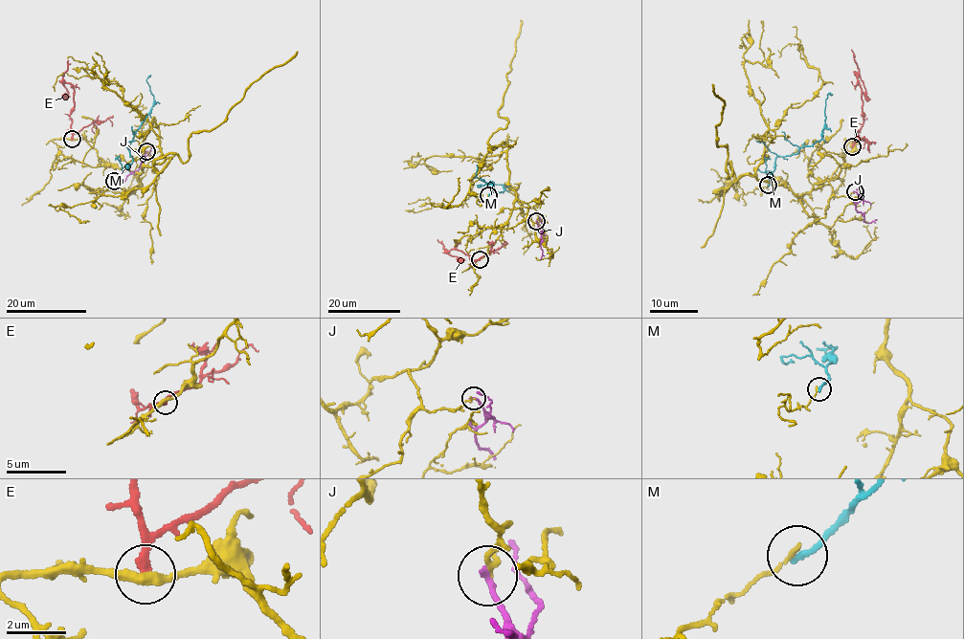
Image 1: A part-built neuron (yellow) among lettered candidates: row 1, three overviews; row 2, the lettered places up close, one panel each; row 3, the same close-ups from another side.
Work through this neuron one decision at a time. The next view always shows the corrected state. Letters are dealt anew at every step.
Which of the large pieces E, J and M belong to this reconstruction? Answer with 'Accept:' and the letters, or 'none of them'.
Accept: none of them

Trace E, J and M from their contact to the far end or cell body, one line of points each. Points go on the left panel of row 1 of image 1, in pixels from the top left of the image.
E: (72, 139), (70, 111), (74, 106), (73, 87), (62, 79), (68, 60)
J: (146, 151), (140, 167), (124, 181), (117, 178)
M: (114, 181), (132, 162), (128, 149), (154, 96), (147, 81), (148, 77)

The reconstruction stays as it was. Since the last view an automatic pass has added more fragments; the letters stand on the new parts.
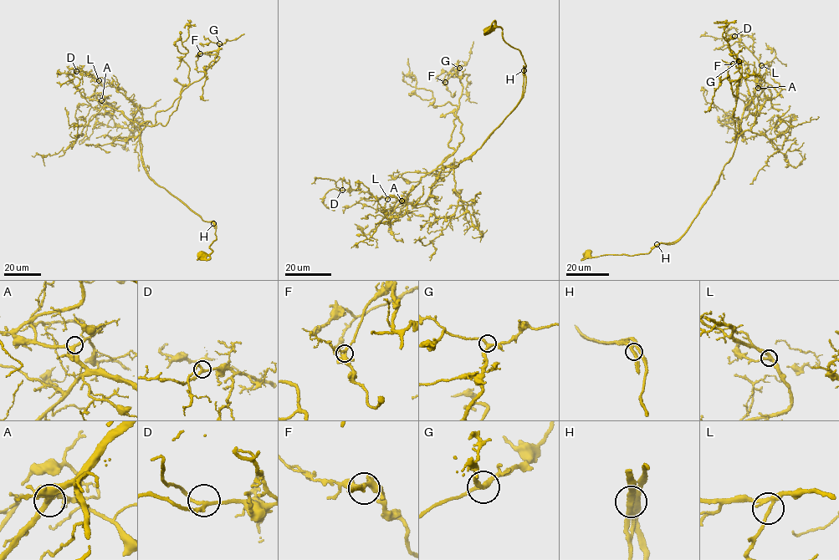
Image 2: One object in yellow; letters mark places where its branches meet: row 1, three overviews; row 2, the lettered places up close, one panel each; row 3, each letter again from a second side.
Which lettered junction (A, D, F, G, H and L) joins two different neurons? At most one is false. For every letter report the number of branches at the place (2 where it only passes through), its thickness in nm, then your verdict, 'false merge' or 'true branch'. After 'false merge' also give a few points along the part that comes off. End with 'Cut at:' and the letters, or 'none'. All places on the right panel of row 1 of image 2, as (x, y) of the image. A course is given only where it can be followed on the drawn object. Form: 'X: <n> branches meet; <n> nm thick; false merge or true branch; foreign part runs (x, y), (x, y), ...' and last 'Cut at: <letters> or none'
A: 3 branches meet; 280 nm thick; true branch
D: 3 branches meet; 200 nm thick; true branch
F: 3 branches meet; 240 nm thick; true branch
G: 3 branches meet; 240 nm thick; true branch
H: 3 branches meet; 200 nm thick; false merge; foreign part runs (657, 244), (687, 231), (734, 154), (741, 66), (722, 35), (728, 23), (713, 22)
L: 3 branches meet; 180 nm thick; true branch
Cut at: H

